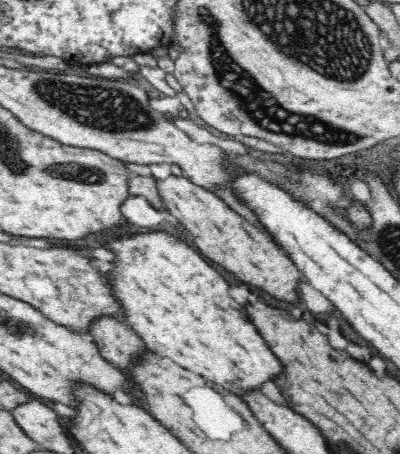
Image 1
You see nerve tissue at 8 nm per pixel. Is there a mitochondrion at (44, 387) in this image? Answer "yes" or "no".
no

